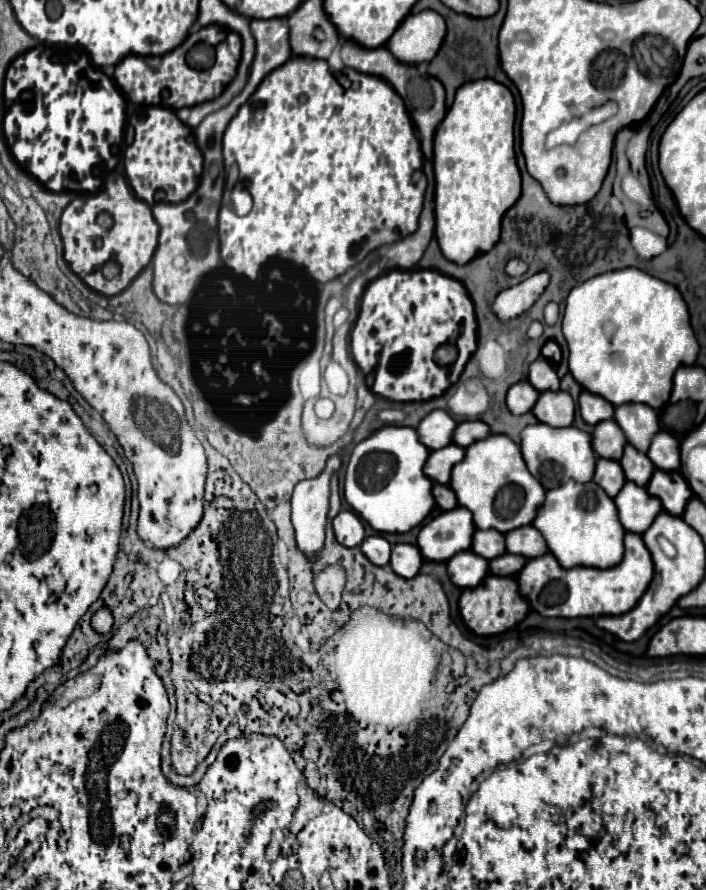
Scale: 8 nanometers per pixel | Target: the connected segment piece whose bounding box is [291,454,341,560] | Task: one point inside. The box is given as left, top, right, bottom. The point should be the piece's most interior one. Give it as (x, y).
(310, 503)

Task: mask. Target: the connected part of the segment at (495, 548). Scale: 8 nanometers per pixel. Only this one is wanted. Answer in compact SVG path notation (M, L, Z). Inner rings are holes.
M477 530L473 534L473 544L471 550L487 560L493 560L501 554L505 554L505 534L503 532L493 532L493 530Z

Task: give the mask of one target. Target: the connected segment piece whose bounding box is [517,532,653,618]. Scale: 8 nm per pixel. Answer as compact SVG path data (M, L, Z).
M633 532L625 534L625 556L617 566L603 570L575 566L567 570L557 562L557 558L551 552L547 552L545 556L527 560L525 568L517 576L521 594L541 616L561 616L561 618L625 614L639 602L651 578L653 578L651 552L645 548L641 534Z

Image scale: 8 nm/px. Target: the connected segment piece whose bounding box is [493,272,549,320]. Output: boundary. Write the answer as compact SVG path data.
M537 272L529 276L521 284L503 290L493 302L493 312L497 314L499 320L509 320L525 314L543 294L547 284L549 284L549 272Z

